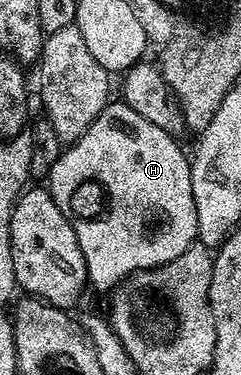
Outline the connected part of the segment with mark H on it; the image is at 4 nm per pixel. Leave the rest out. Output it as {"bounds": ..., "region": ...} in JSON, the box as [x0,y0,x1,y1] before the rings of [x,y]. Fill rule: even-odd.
{"bounds":[48,101,198,293],"region":[[[111,101],[106,104],[106,108],[88,125],[88,129],[74,143],[69,144],[63,150],[62,156],[52,165],[48,176],[48,190],[50,196],[60,205],[60,213],[68,217],[72,229],[76,233],[76,241],[80,241],[80,253],[84,253],[84,265],[86,266],[86,278],[91,288],[109,293],[122,282],[129,279],[137,271],[149,271],[152,267],[159,267],[168,261],[176,261],[180,253],[184,253],[189,247],[195,246],[198,237],[198,226],[196,225],[196,201],[192,197],[192,173],[190,172],[190,159],[182,152],[179,140],[168,134],[160,125],[152,125],[152,121],[144,121],[140,113],[136,113],[121,101]]]}

